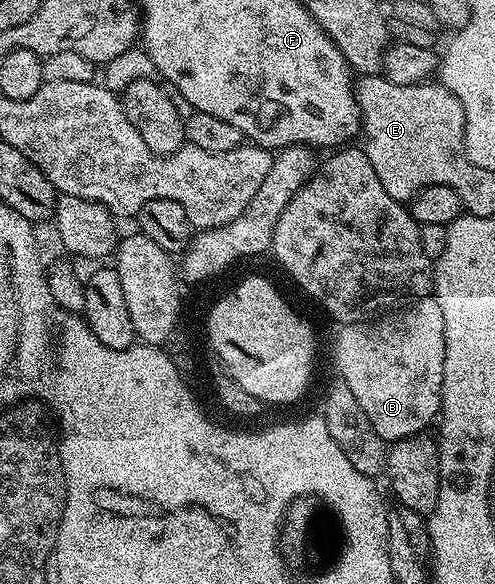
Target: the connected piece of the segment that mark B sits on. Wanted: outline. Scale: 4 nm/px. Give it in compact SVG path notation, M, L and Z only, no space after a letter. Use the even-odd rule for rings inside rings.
M427 295L412 301L402 312L393 312L382 320L366 318L356 324L346 324L333 344L333 360L337 363L336 375L351 386L351 394L363 406L363 414L375 426L375 434L386 442L409 440L426 431L429 423L441 415L443 394L443 362L445 361L445 335L443 334L443 310L439 302Z

